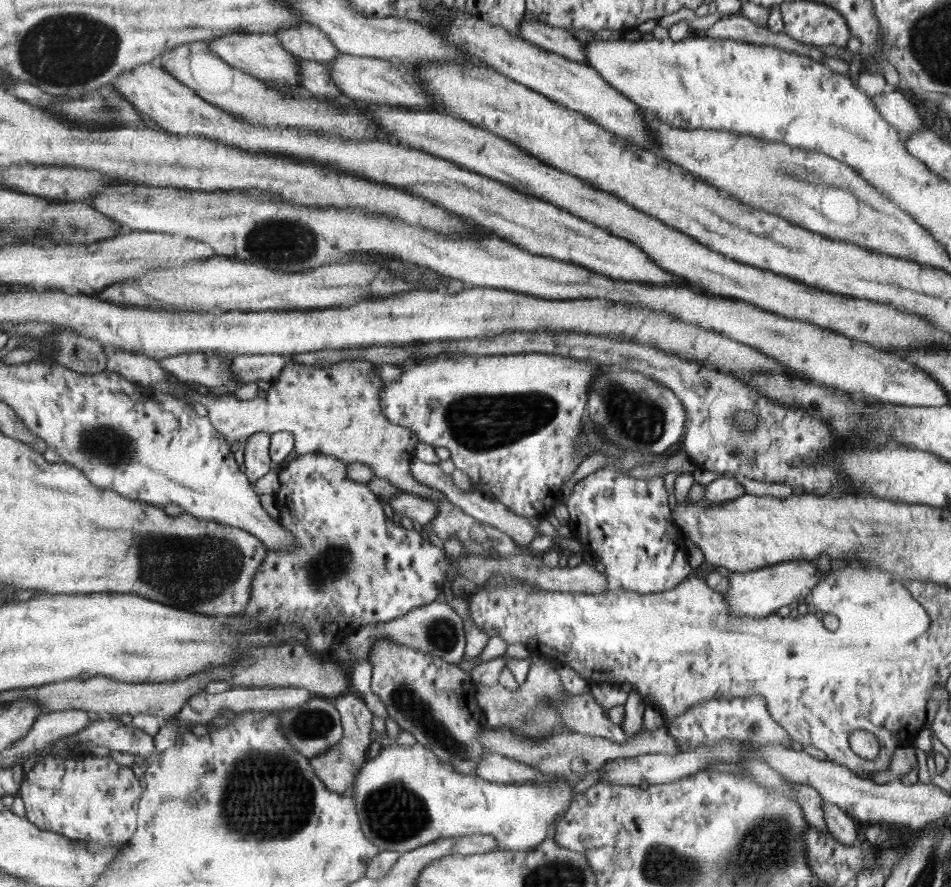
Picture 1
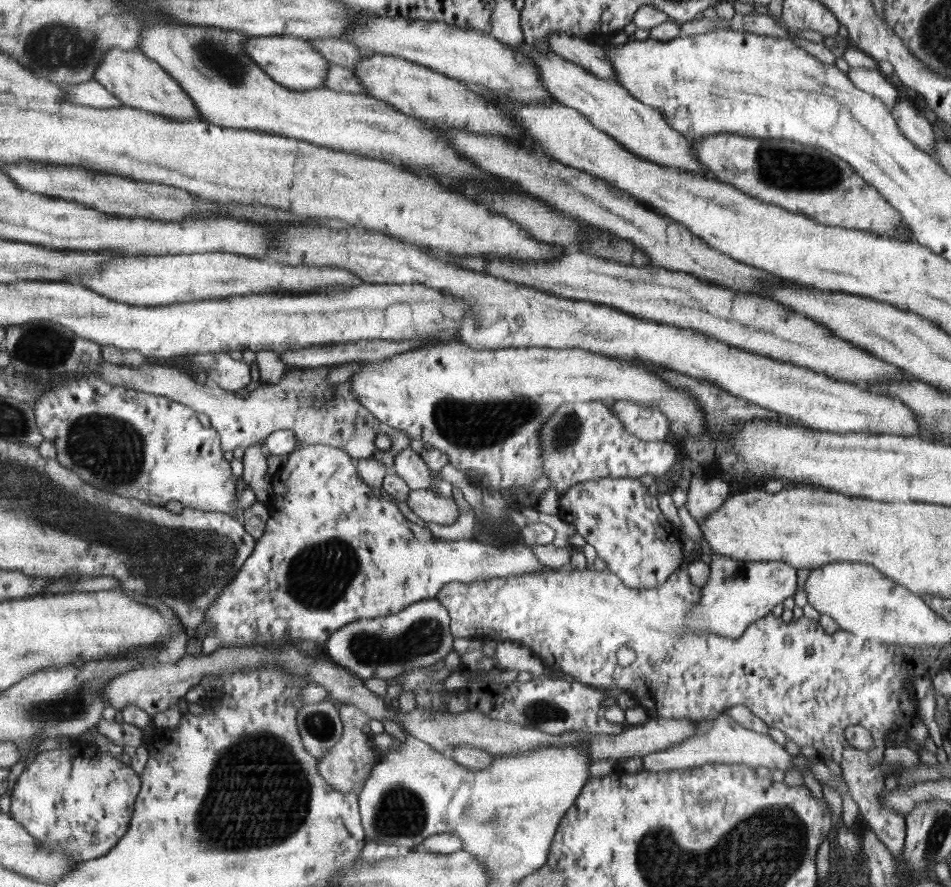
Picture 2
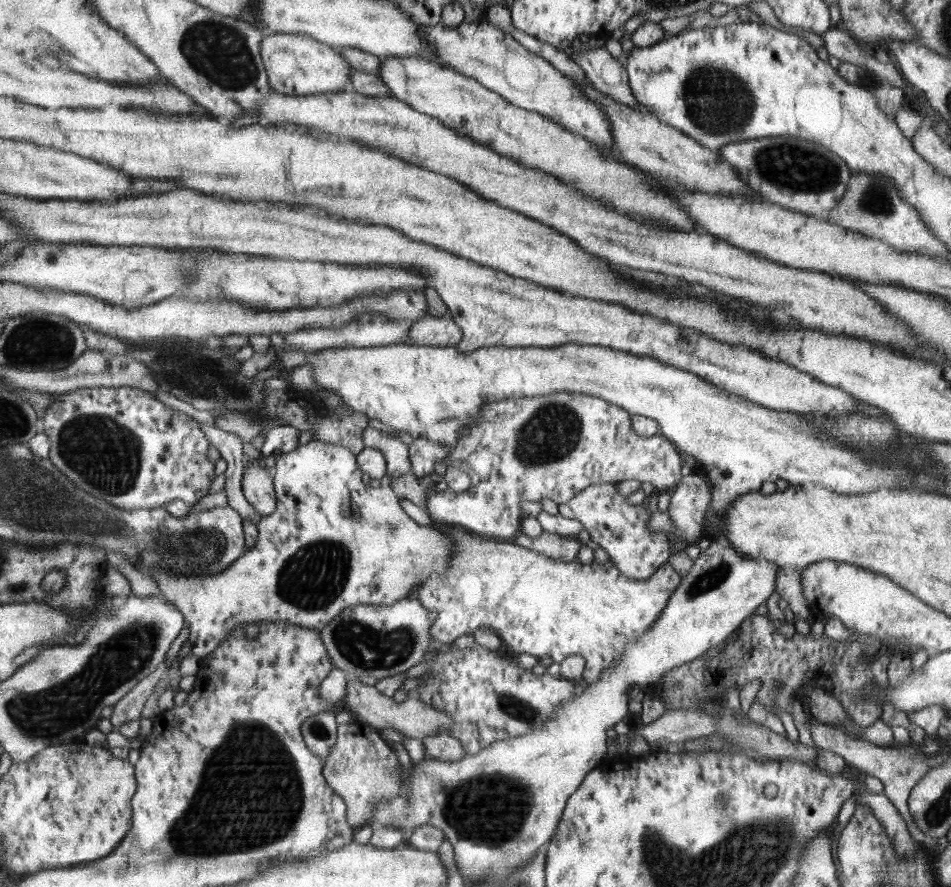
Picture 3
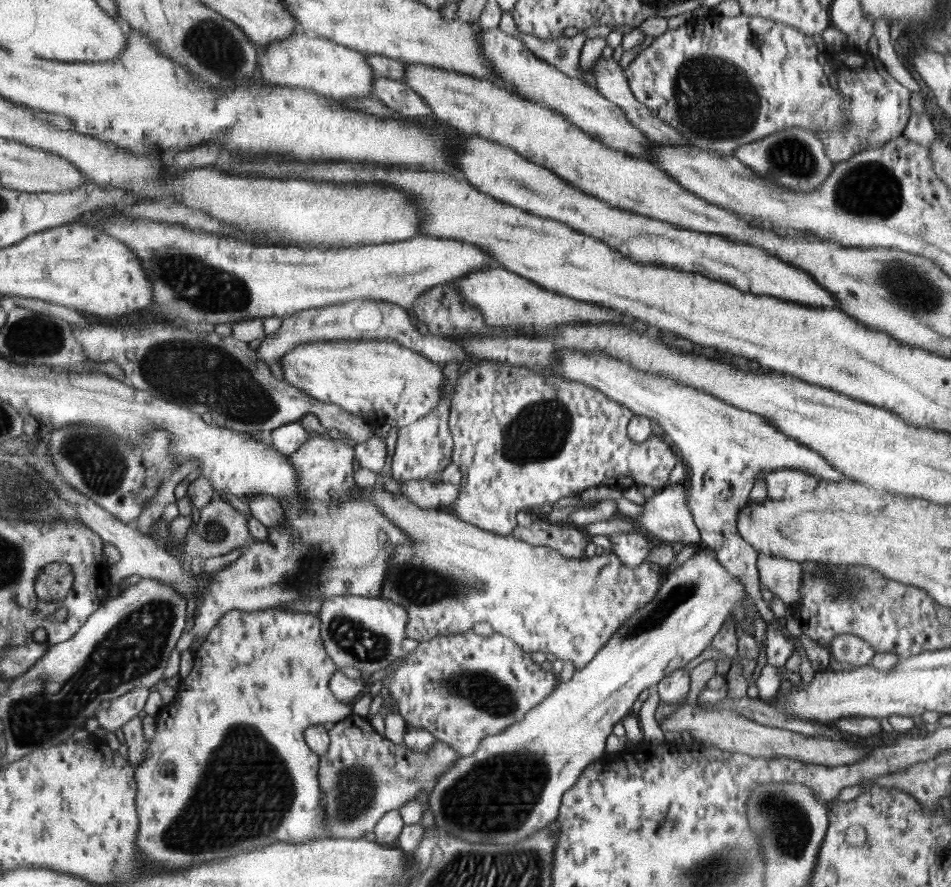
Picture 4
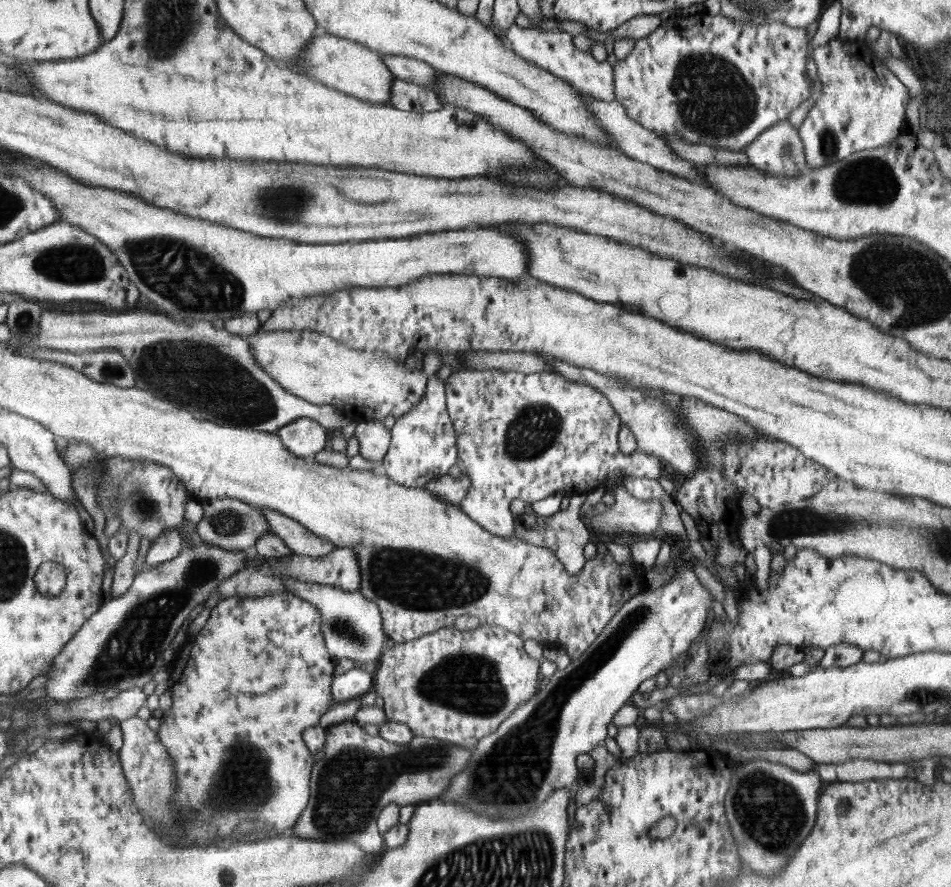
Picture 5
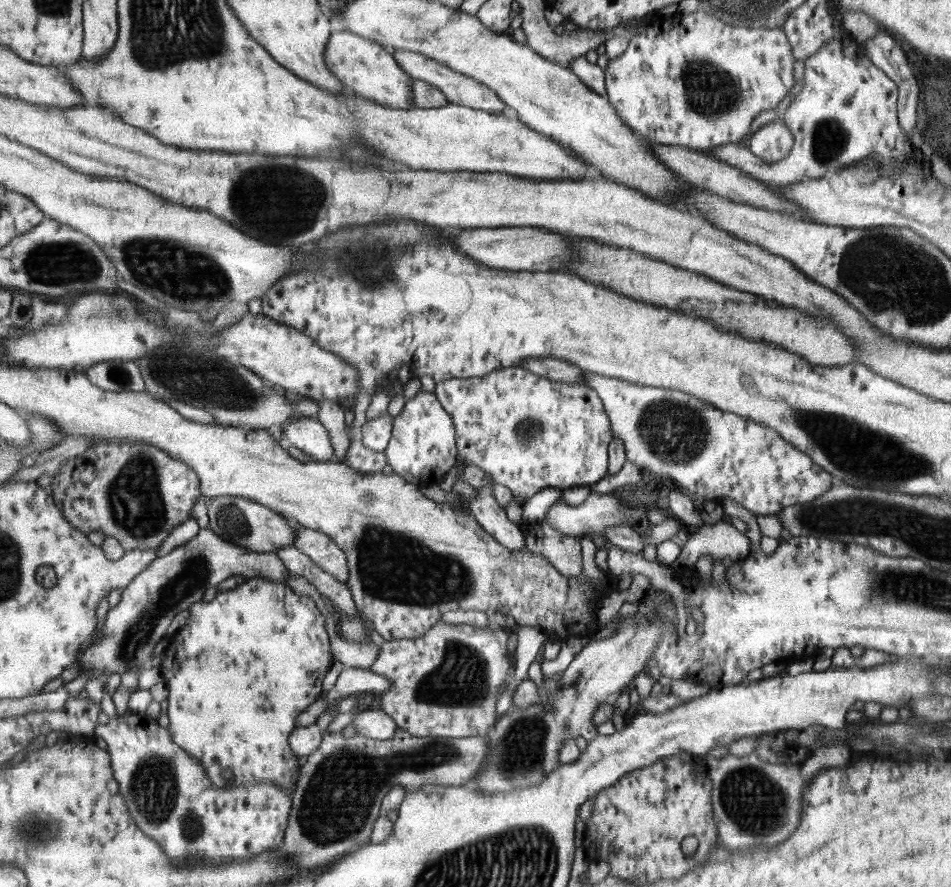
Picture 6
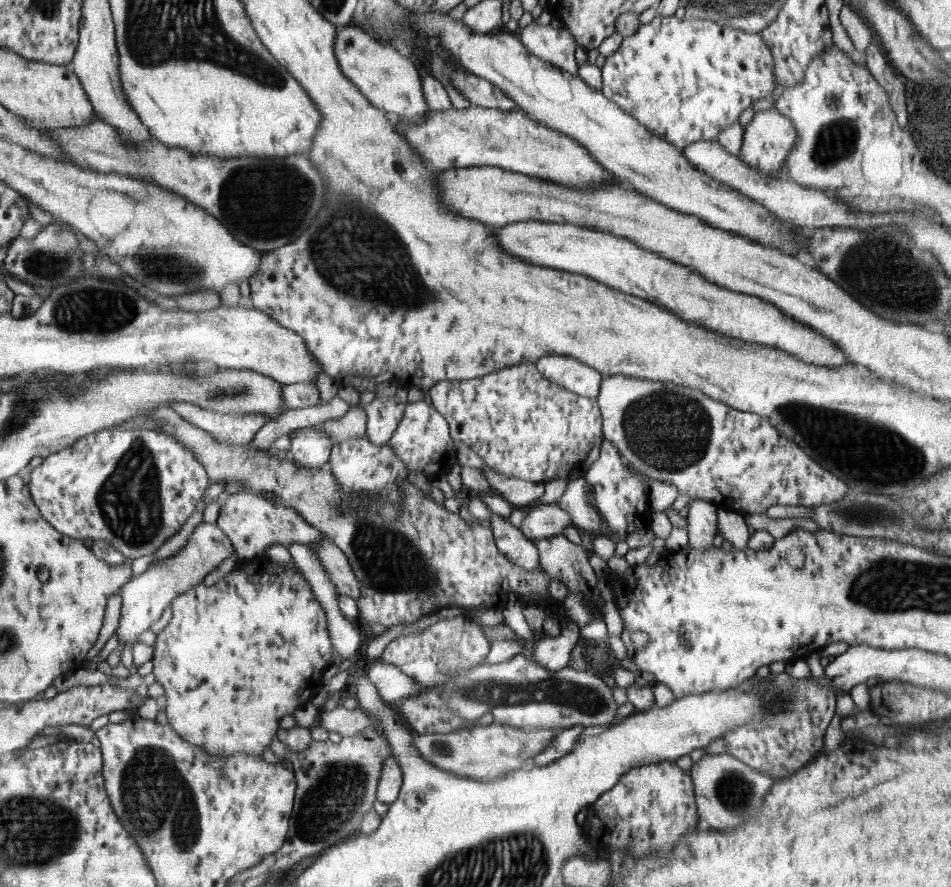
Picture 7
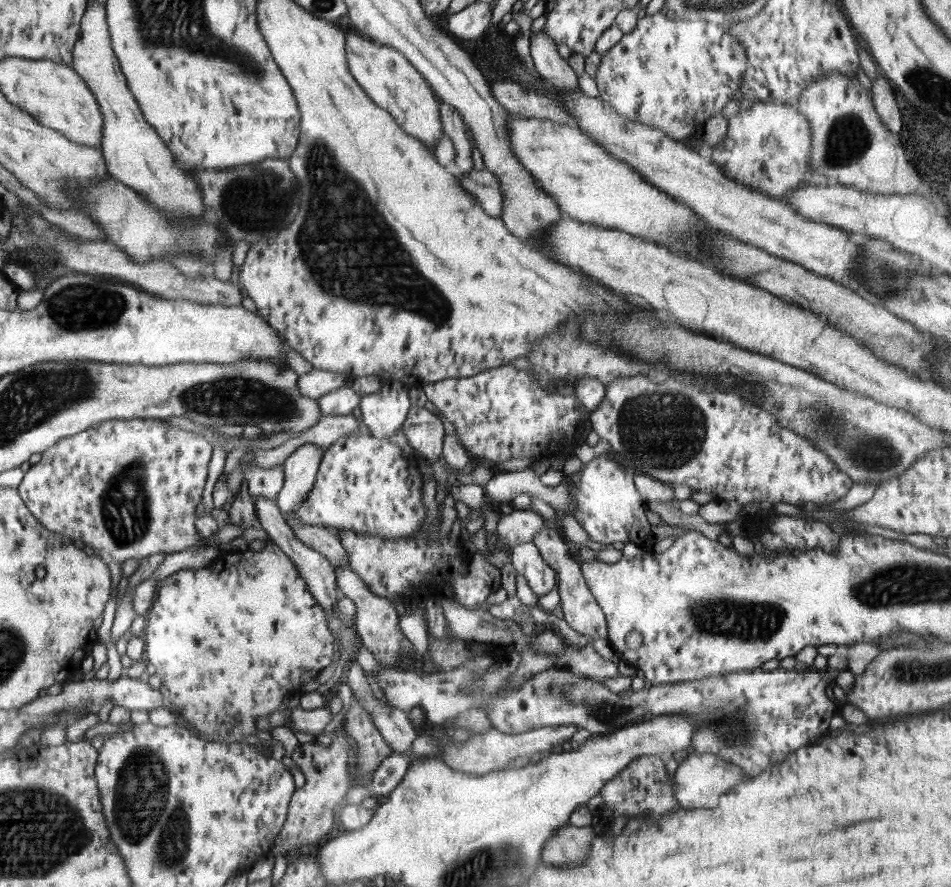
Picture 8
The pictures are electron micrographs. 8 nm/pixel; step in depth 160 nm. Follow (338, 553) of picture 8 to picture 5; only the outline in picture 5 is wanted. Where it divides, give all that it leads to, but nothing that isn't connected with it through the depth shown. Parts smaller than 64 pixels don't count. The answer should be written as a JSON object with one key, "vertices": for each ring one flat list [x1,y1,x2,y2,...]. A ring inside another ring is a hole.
{"vertices":[[236,498,211,499,204,501,206,515,197,526,197,539,218,546,224,550,248,551,255,553,254,546,266,534,272,534,269,520,256,507]]}

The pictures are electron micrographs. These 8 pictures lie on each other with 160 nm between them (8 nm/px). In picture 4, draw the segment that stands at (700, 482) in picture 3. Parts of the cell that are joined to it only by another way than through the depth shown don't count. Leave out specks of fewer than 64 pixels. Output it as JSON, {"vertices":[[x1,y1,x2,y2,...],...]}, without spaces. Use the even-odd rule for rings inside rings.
{"vertices":[[680,458,680,466,676,468,674,476,678,478,678,483,668,484,662,490,658,490,656,494,652,495,643,503,644,513,632,519,636,526,645,529,648,533,654,534,667,544,680,542,682,544,699,544,702,543,700,532,695,526,693,516,688,504,688,480,693,474,688,474,686,467,686,460]]}

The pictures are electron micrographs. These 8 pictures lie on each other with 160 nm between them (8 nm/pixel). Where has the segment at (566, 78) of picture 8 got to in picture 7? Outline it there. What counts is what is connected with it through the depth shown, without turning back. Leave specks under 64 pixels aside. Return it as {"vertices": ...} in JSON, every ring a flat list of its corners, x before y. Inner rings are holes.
{"vertices":[[530,23,520,28,521,41,533,55,566,73,578,72,574,58,576,41,567,28,554,29,551,25]]}

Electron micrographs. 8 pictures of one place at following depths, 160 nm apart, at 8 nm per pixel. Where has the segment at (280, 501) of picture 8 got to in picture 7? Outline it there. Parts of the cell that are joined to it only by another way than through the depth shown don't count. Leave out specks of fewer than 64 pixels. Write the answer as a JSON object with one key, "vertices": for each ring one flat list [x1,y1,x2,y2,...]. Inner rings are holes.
{"vertices":[[319,426,297,429,291,436,289,459,302,468,322,468,329,463,333,443]]}

